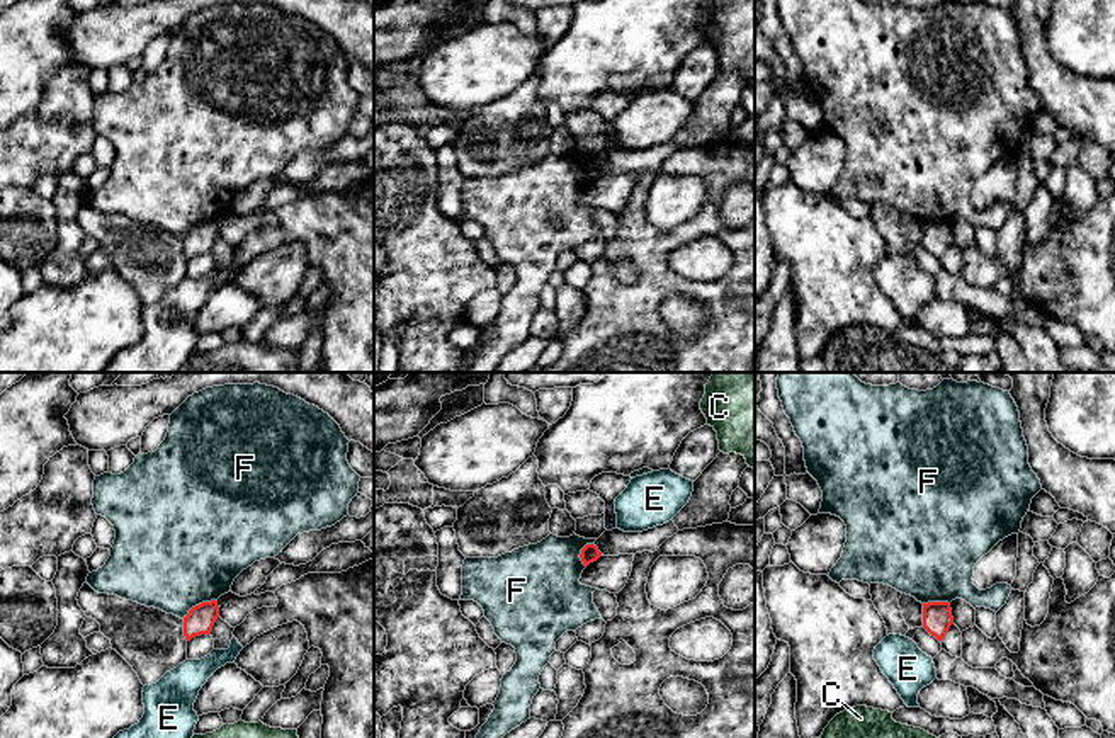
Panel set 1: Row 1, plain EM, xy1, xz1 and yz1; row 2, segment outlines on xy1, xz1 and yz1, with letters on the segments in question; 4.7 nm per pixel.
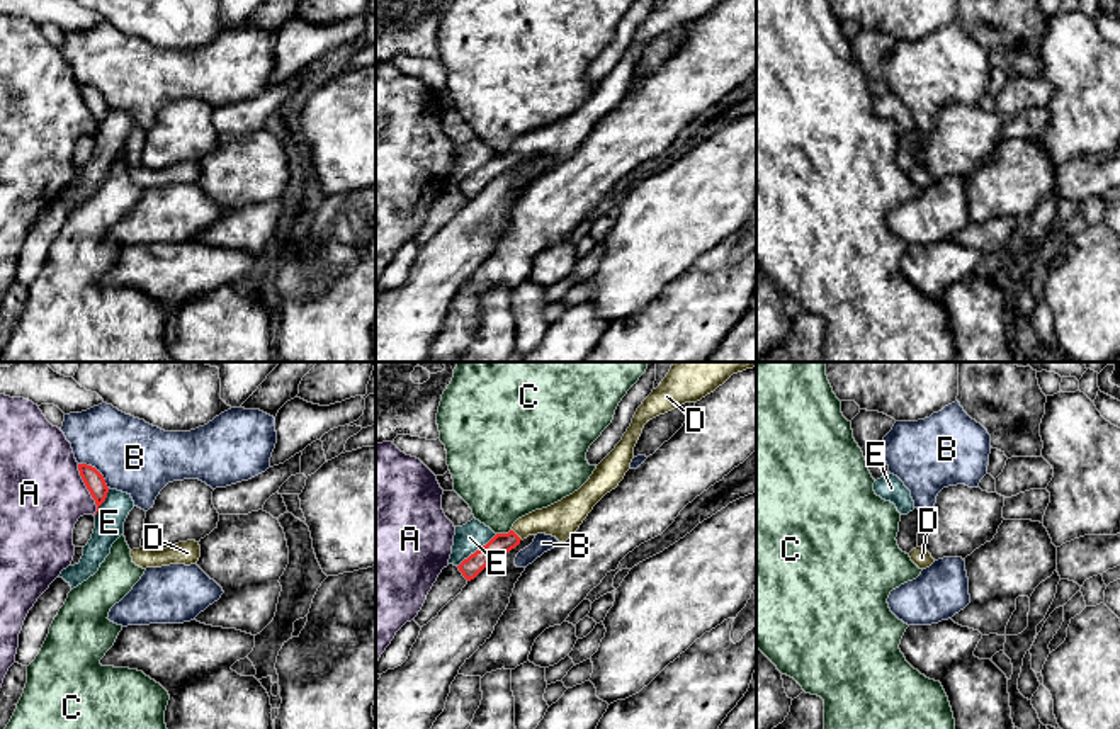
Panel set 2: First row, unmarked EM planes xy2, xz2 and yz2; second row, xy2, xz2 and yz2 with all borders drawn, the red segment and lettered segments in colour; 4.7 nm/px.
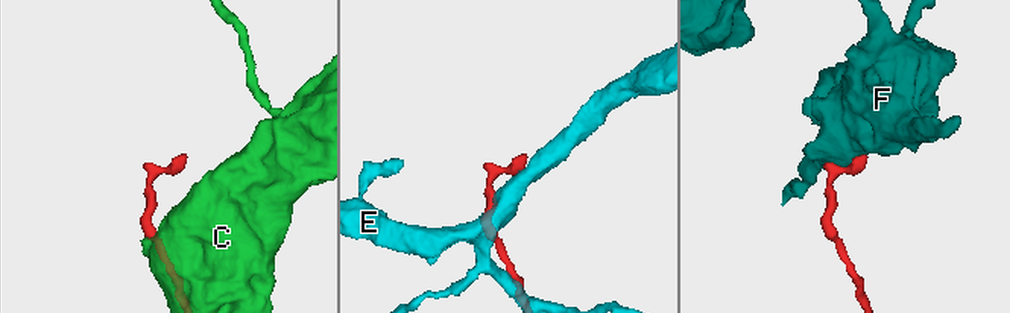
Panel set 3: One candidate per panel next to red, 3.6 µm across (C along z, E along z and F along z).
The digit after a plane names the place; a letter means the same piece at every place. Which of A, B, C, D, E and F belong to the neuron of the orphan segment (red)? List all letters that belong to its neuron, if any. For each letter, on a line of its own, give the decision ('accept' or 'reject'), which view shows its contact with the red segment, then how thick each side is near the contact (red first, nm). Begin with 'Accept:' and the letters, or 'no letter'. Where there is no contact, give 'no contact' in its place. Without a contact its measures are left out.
Accept: D
A: reject; contact in xy2; calibres 90 and 400 nm
B: reject; contact in xy2; calibres 90 and 340 nm
C: reject; contact in xz2; calibres 100 and 380 nm
D: accept; contact in xz2; calibres 100 and 170 nm
E: reject; contact in xz2; calibres 100 and 140 nm
F: reject; contact in xy1; calibres 130 and 500 nm

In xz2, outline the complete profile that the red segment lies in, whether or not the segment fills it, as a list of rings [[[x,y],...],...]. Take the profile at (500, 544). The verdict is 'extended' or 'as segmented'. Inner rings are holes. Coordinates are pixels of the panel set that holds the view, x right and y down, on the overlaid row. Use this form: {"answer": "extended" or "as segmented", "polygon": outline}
{"answer": "extended", "polygon": [[[673,362],[661,384],[637,408],[631,427],[615,449],[597,466],[590,479],[561,501],[518,518],[508,534],[496,534],[457,568],[474,579],[491,561],[515,549],[529,535],[546,534],[559,542],[571,539],[593,506],[619,486],[634,459],[644,425],[685,403],[697,403],[722,386],[733,374],[756,362]]]}

